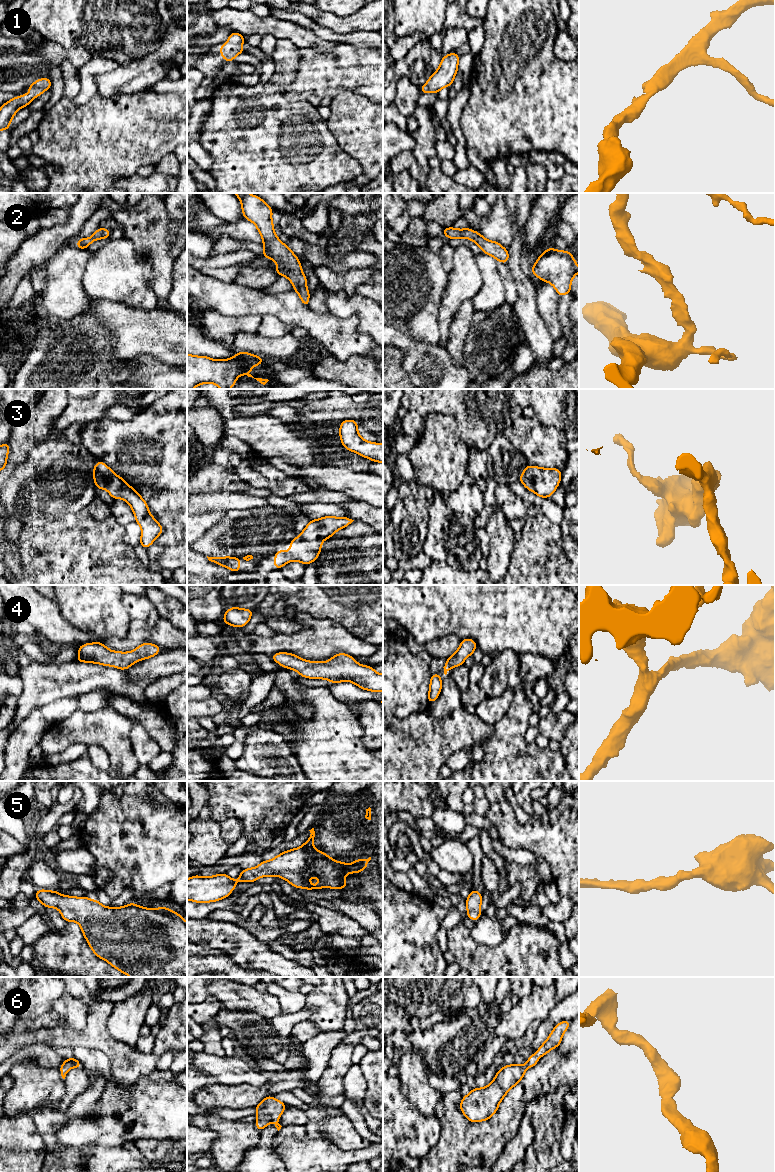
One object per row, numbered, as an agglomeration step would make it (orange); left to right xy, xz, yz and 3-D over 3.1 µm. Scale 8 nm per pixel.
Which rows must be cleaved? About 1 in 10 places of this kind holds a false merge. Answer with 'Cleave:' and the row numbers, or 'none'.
Cleave: none

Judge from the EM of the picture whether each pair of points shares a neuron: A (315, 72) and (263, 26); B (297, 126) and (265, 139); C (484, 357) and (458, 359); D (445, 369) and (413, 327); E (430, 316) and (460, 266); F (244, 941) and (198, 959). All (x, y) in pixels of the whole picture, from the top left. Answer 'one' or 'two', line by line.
A: two
B: one
C: two
D: two
E: two
F: two

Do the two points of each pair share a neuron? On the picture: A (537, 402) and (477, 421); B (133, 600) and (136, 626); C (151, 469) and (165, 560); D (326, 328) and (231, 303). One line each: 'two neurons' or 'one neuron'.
A: two neurons
B: two neurons
C: one neuron
D: one neuron

